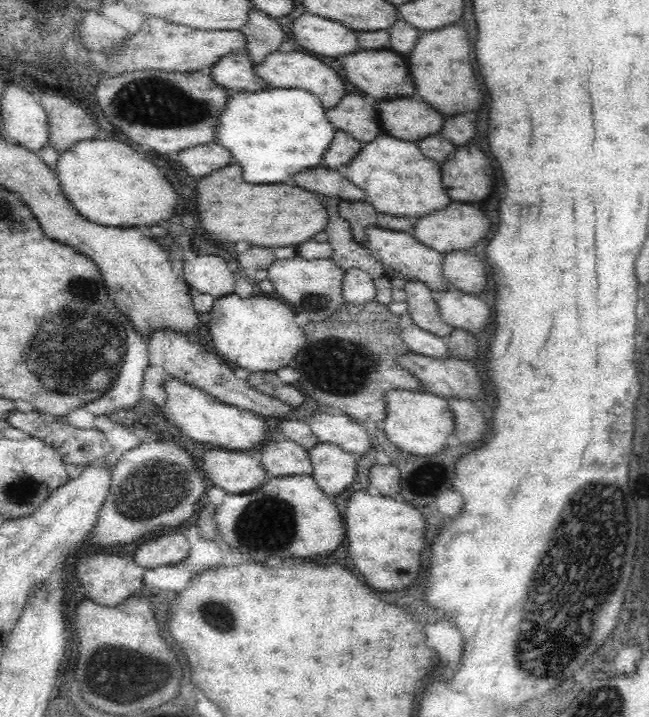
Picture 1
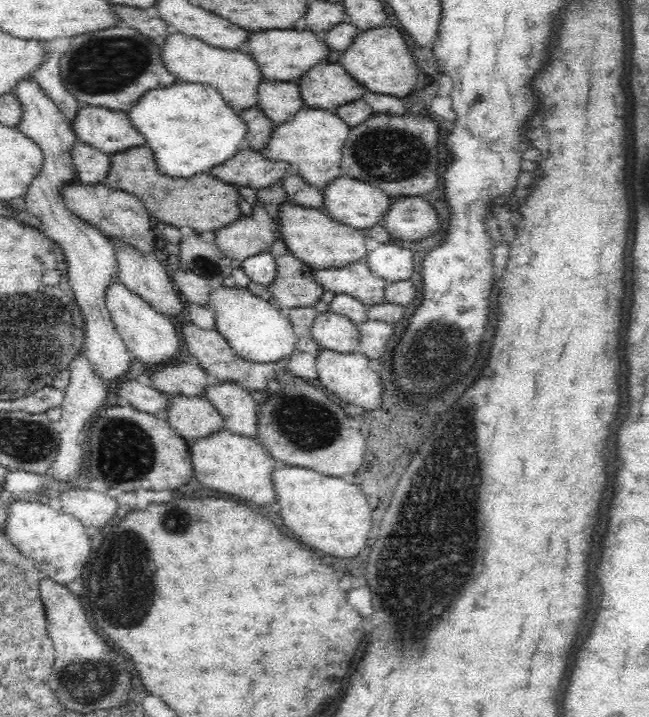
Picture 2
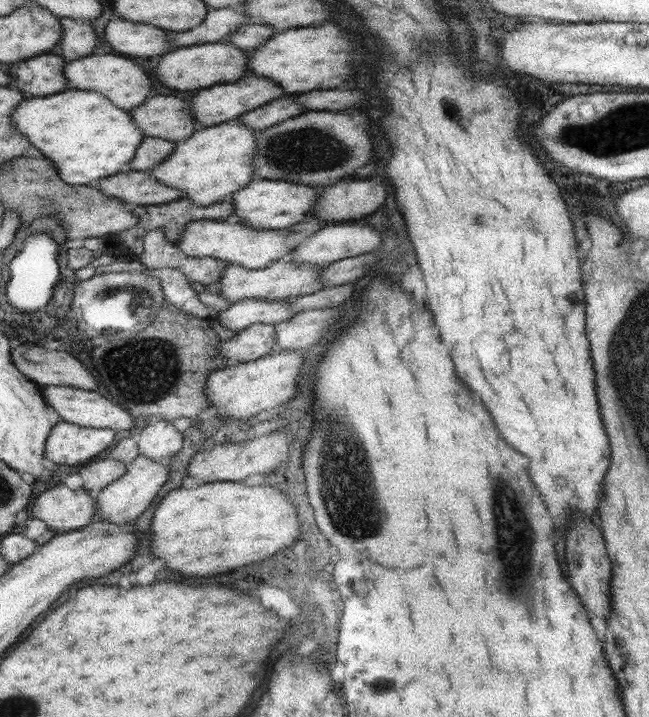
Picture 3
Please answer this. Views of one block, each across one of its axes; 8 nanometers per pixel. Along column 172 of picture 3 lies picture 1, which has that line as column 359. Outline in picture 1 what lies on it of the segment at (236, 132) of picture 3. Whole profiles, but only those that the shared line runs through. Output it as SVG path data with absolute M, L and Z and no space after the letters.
M378 135L376 139L363 143L361 151L342 168L345 177L358 188L365 190L365 201L378 212L397 217L423 217L432 211L441 211L450 204L445 193L439 164L423 155L415 142L394 138L392 135Z

